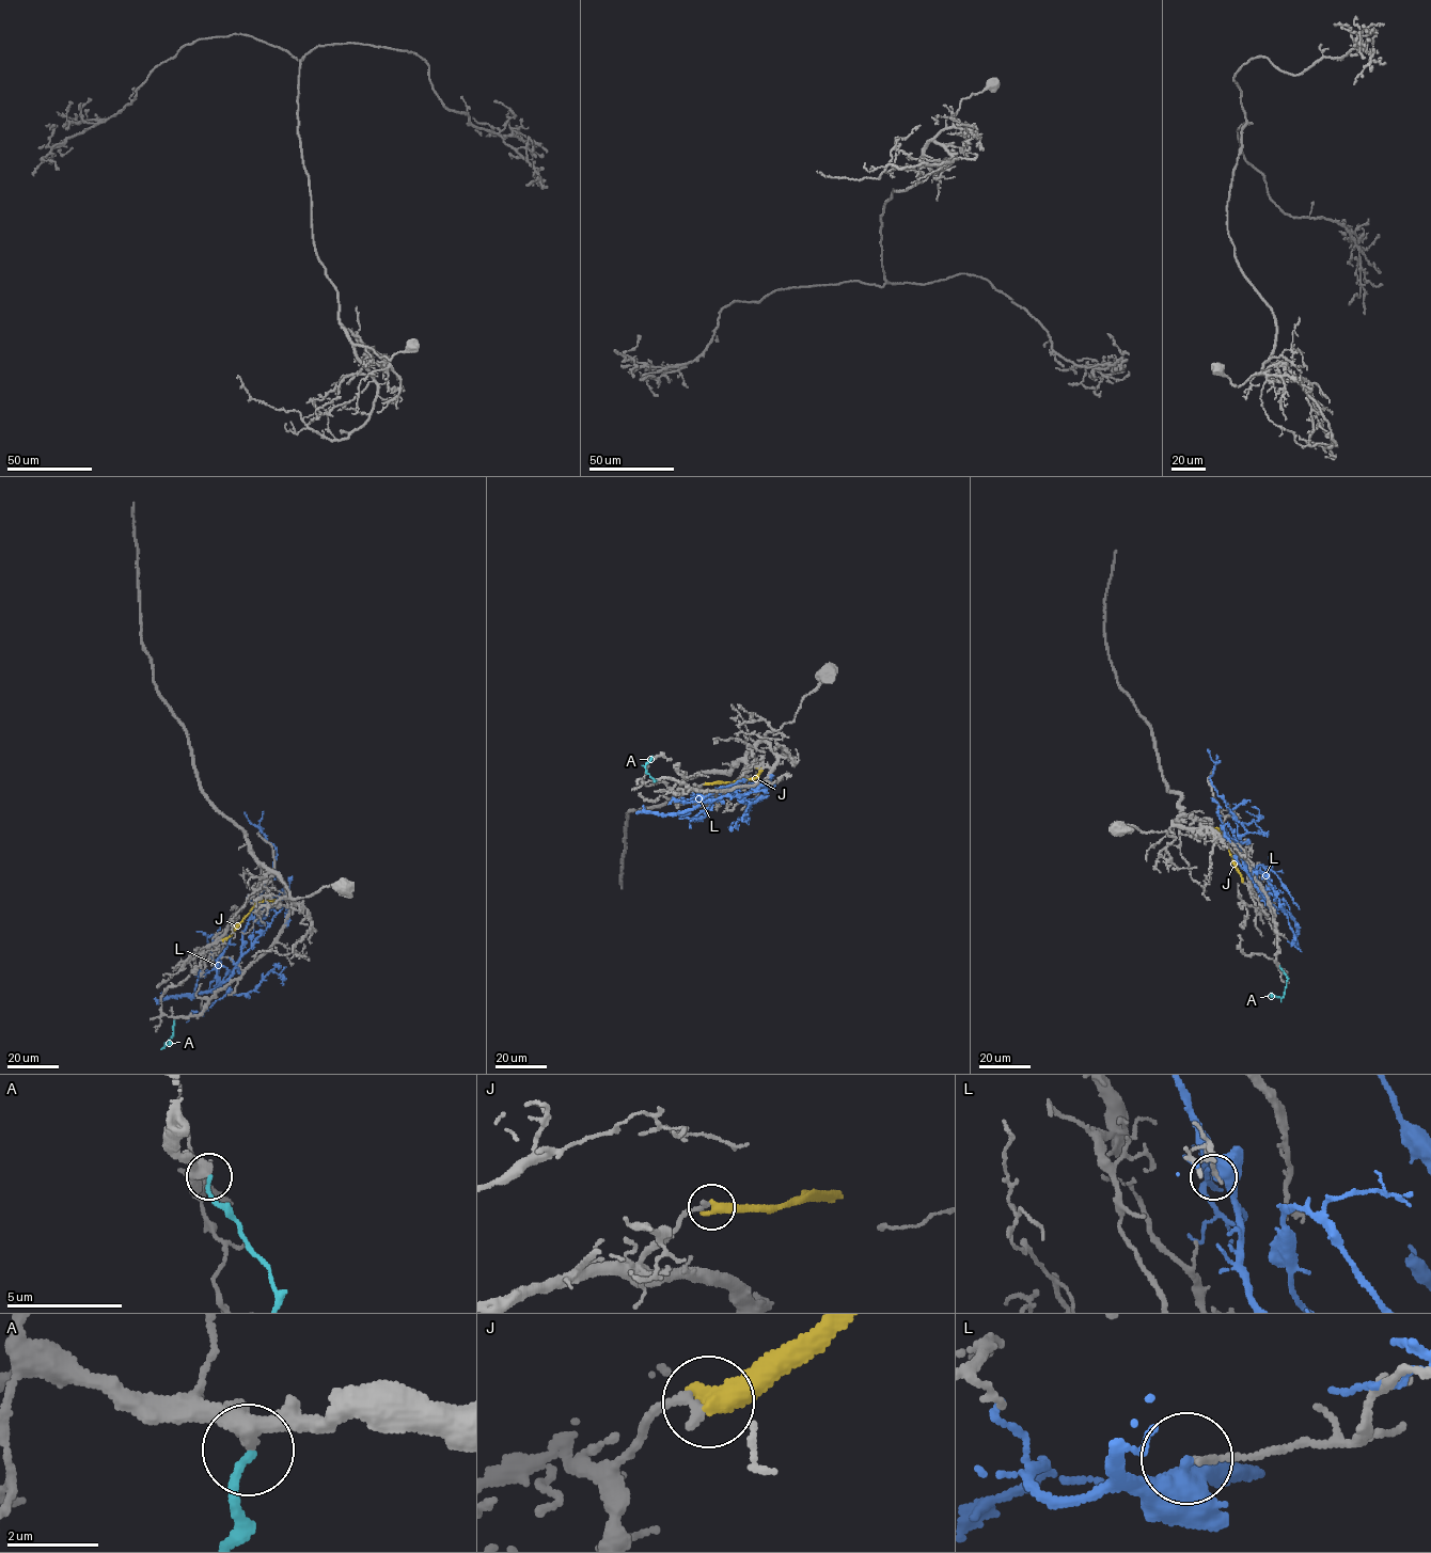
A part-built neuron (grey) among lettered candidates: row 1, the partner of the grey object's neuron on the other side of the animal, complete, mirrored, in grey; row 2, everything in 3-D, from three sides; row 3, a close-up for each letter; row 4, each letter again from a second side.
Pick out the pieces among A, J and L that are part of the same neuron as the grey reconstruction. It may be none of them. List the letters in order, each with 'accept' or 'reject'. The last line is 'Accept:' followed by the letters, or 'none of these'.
A: reject
J: reject
L: reject
Accept: none of these

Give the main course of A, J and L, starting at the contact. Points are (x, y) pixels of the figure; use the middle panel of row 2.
A: (656, 781), (645, 767), (649, 760)
J: (705, 783), (754, 779), (759, 770), (754, 767)
L: (703, 794), (700, 795), (700, 791), (706, 796), (722, 788), (742, 797), (744, 803), (760, 797), (728, 827)

